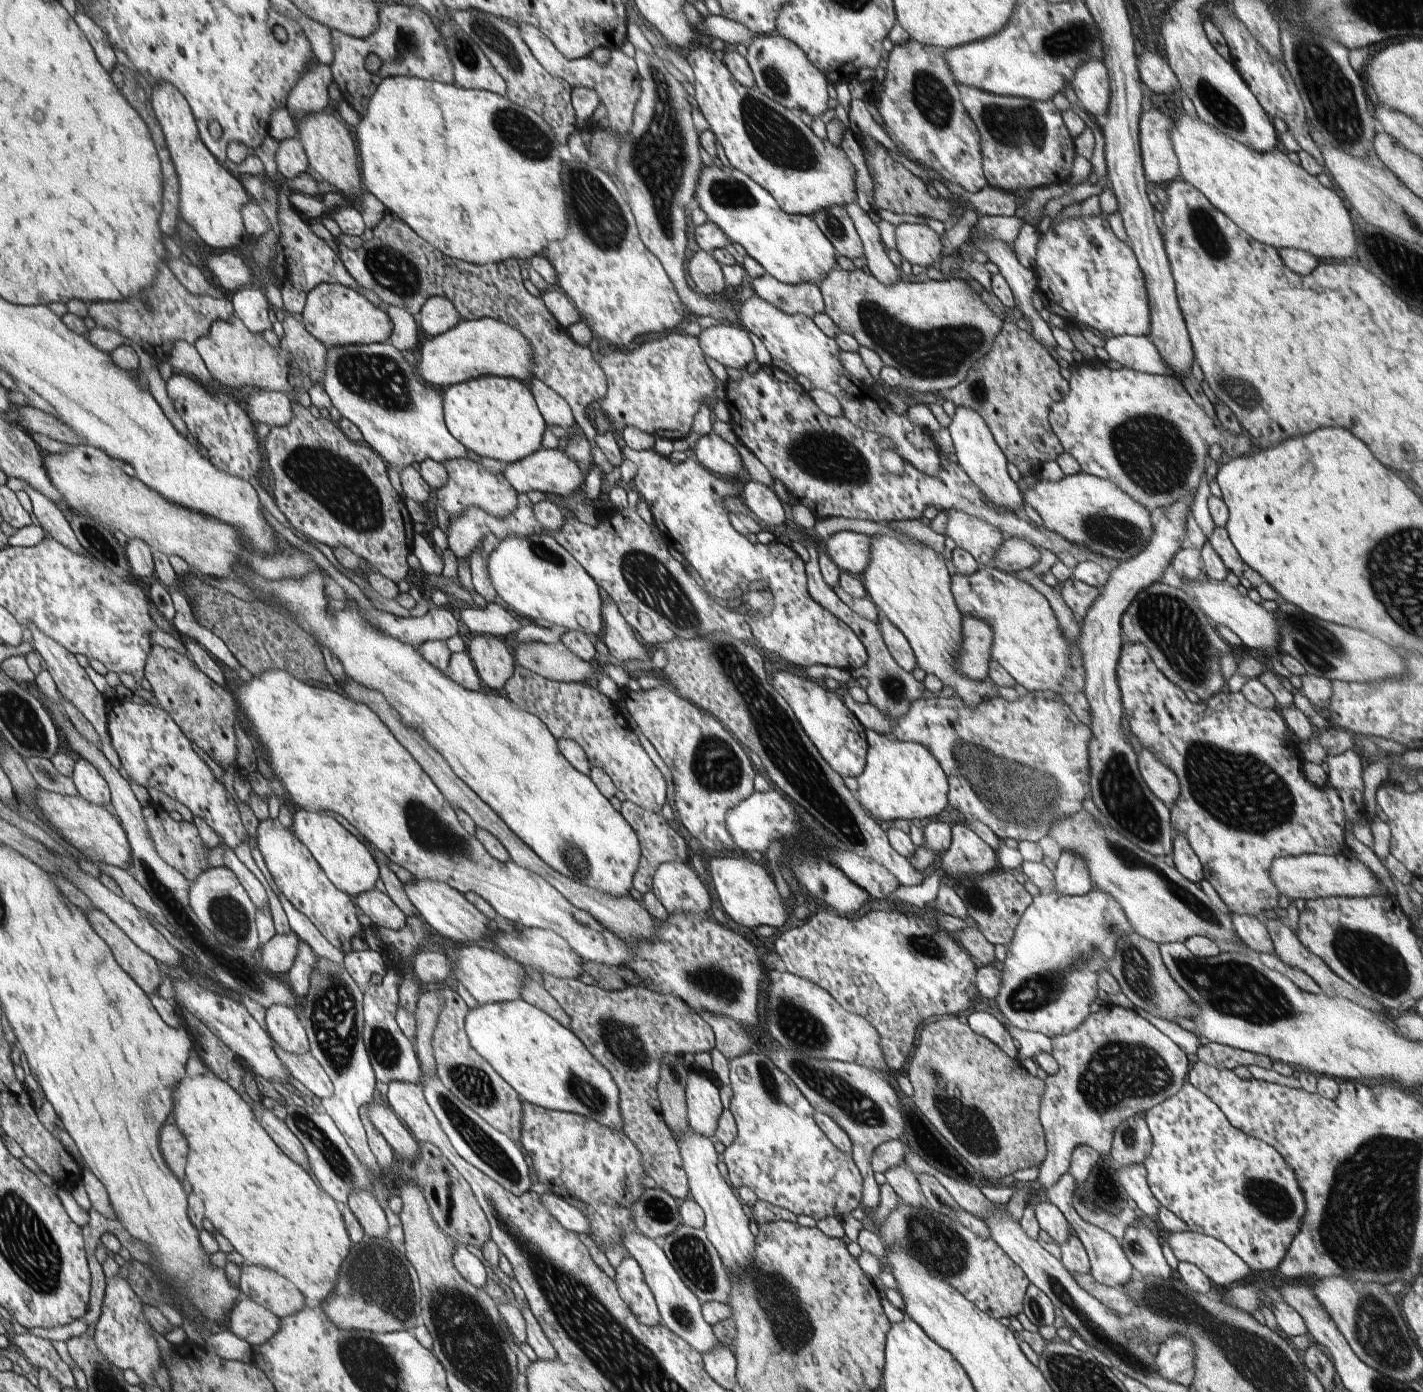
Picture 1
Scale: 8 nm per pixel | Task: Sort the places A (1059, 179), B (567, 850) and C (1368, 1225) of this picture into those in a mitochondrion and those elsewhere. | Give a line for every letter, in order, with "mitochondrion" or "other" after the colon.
A: other
B: mitochondrion
C: mitochondrion

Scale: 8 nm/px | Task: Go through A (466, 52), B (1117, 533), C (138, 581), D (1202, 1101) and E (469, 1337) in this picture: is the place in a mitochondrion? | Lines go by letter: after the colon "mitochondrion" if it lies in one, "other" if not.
A: mitochondrion
B: mitochondrion
C: other
D: other
E: mitochondrion

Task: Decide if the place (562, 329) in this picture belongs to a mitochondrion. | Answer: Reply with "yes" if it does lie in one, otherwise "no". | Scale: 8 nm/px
no

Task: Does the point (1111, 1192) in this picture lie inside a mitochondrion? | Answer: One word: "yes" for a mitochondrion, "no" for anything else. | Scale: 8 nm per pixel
yes

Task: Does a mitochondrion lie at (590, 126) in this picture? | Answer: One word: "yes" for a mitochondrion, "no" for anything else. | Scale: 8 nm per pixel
no

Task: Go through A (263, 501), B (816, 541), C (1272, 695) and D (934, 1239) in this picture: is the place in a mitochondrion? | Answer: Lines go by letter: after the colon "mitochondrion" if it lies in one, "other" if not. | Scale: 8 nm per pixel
A: other
B: other
C: other
D: mitochondrion

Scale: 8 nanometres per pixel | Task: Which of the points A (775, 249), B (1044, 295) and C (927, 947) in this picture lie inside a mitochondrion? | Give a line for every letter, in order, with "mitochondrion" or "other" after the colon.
A: other
B: other
C: mitochondrion

